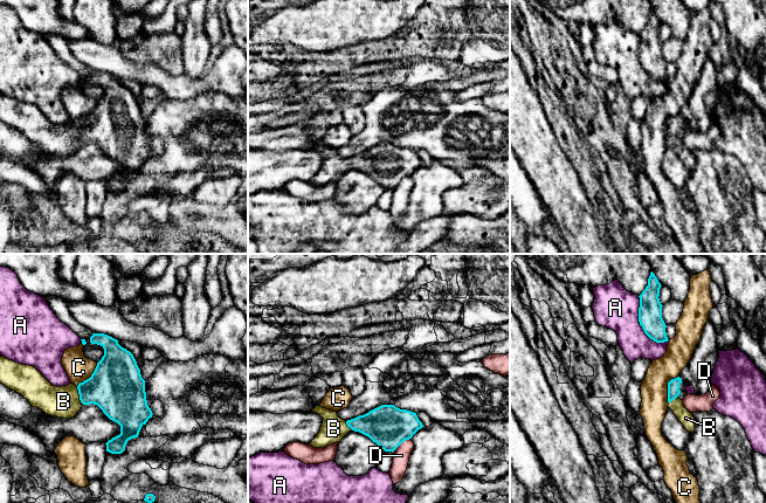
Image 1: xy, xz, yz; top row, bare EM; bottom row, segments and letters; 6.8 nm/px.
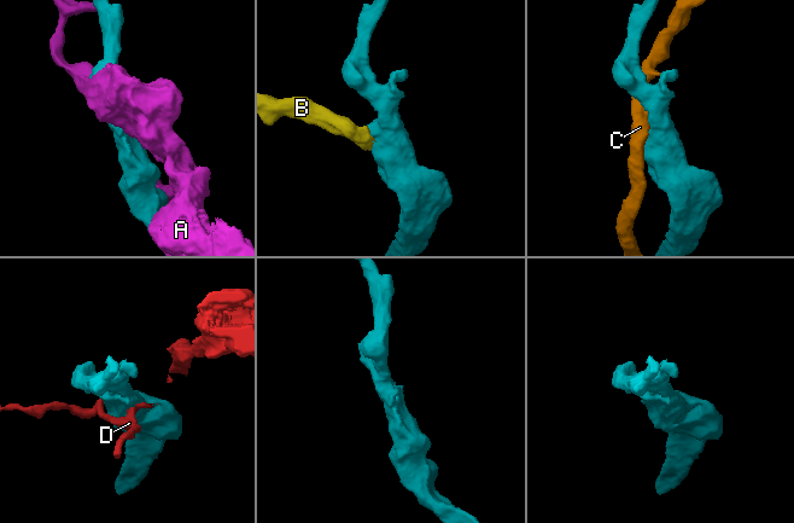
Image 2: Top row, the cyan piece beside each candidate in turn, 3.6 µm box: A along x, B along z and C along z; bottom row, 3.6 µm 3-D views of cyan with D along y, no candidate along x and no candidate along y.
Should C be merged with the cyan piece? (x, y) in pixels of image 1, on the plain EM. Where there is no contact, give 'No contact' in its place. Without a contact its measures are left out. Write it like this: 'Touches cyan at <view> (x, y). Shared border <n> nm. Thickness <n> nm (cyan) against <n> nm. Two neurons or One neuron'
Touches cyan at yz (668, 126). Shared border 200 nm. Thickness 90 nm (cyan) against 190 nm. Two neurons

